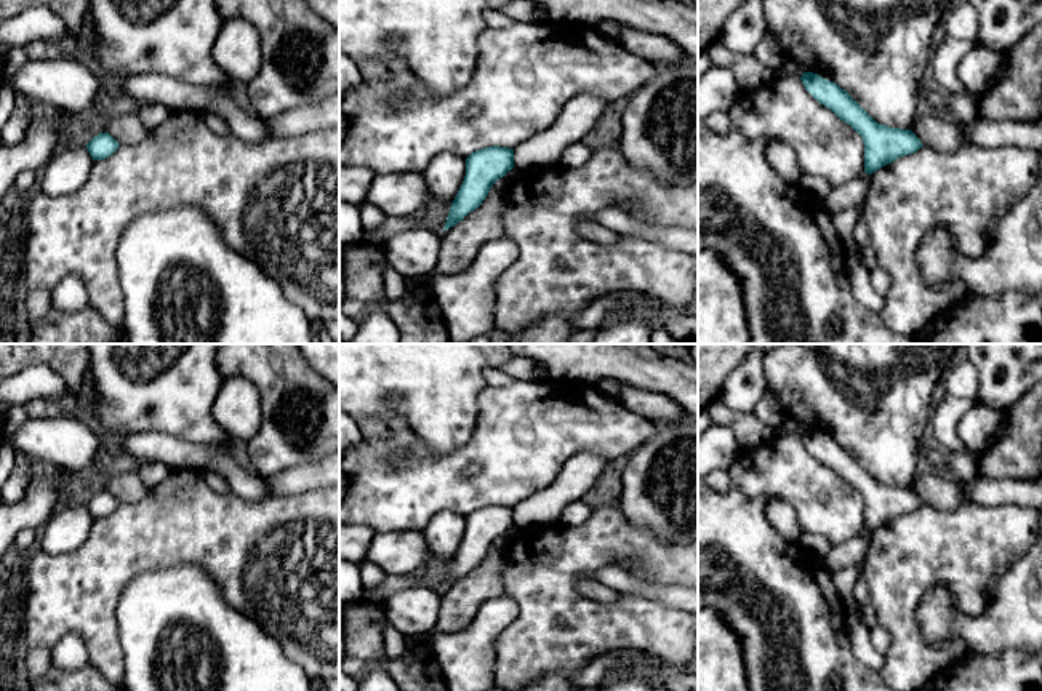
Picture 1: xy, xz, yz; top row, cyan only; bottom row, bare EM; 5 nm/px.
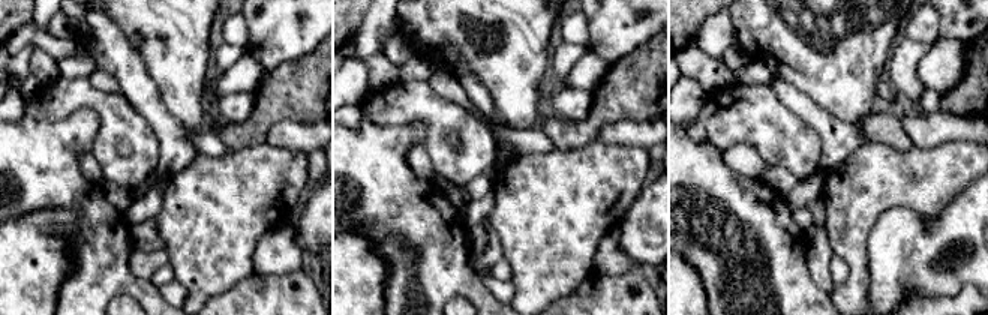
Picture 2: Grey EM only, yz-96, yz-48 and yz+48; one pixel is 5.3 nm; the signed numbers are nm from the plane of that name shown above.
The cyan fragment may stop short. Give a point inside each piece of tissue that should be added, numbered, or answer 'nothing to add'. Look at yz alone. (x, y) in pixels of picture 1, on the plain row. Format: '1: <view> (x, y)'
nothing to add

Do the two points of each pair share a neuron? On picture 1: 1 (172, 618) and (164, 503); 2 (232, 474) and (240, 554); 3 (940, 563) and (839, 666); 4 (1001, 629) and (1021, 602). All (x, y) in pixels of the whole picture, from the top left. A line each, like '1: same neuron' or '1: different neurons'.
1: different neurons
2: different neurons
3: different neurons
4: same neuron

